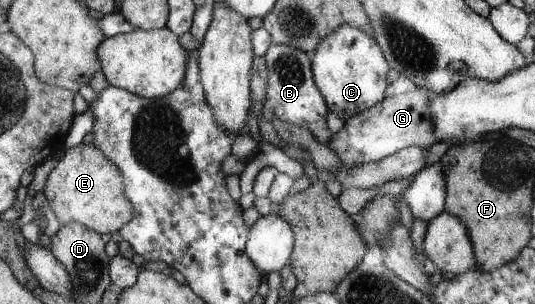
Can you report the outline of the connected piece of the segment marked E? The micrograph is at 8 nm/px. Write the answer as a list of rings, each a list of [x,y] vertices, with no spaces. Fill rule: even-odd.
[[[82,143],[60,154],[58,164],[47,175],[43,192],[61,225],[74,221],[106,235],[119,231],[134,217],[132,205],[127,199],[123,173],[93,143]]]

